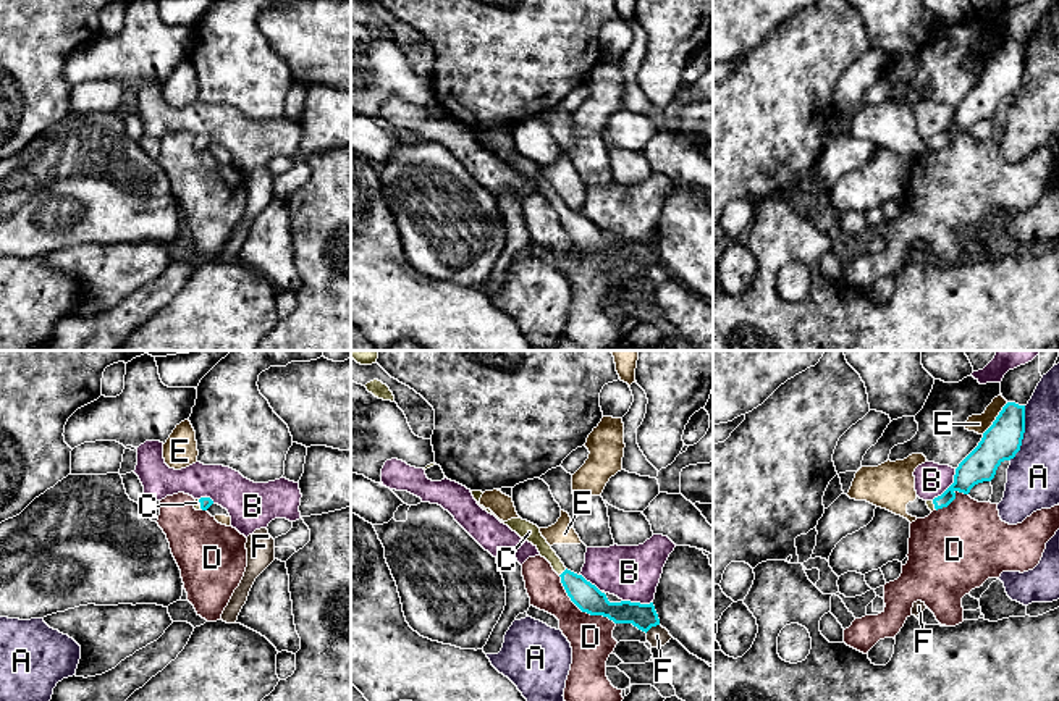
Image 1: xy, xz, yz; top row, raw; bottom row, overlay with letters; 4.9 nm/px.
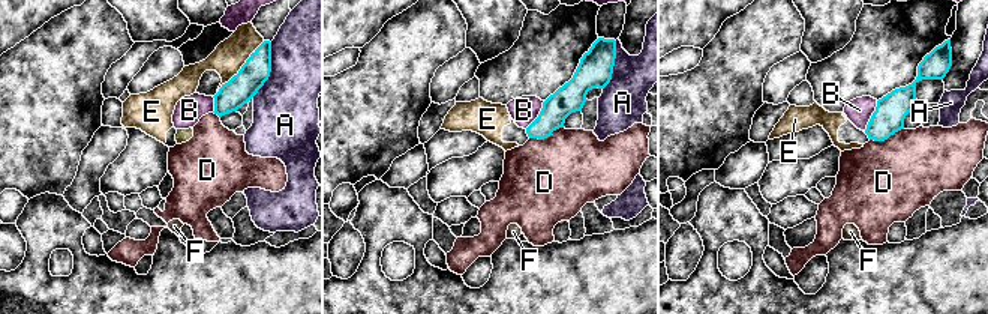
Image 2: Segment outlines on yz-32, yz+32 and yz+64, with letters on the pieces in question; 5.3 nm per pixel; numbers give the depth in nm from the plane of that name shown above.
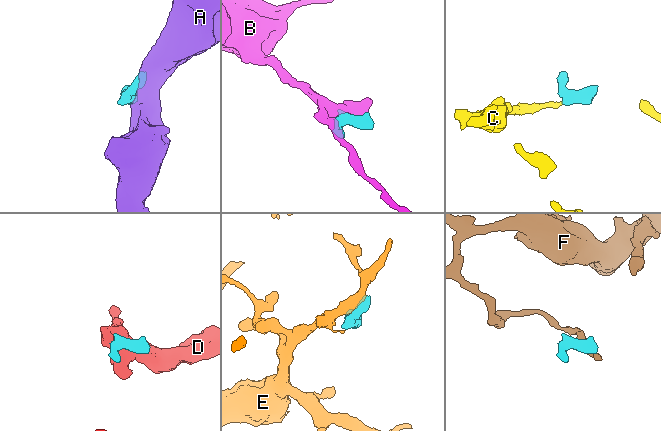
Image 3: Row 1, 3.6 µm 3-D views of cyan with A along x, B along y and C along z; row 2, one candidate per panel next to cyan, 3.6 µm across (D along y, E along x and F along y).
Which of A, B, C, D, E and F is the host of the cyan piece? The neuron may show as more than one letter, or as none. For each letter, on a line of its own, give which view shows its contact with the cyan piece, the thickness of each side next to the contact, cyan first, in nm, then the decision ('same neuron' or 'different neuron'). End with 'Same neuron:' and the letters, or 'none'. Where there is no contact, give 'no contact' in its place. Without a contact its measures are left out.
A: yz | 190/260 nm | different neuron
B: yz | 160/170 nm | different neuron
C: xz | 140/90 nm | same neuron
D: xz | 140/220 nm | different neuron
E: yz | 190/90 nm | different neuron
F: xz | 130/100 nm | different neuron
Same neuron: C

